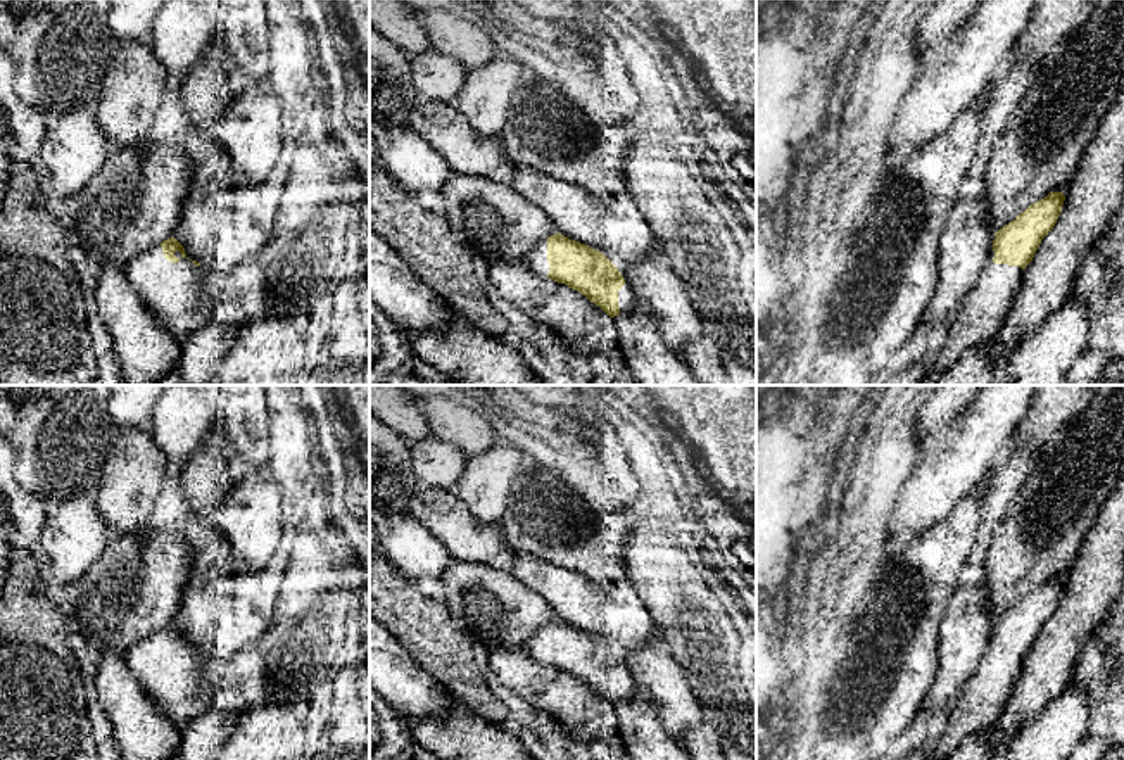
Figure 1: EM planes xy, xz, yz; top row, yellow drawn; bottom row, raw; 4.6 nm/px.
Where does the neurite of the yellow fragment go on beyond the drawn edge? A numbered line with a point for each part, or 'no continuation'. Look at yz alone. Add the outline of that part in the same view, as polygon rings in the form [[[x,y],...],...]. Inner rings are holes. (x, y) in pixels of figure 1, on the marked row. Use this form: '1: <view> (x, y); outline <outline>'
1: yz (983, 311); outline [[[989,252],[977,285],[962,307],[948,320],[948,340],[932,361],[924,385],[932,385],[969,349],[982,347],[996,337],[1022,285],[1024,269],[995,264]]]

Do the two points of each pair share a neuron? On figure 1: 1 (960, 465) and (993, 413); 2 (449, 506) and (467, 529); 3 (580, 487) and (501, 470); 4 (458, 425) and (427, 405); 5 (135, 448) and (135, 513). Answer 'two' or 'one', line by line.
1: one
2: one
3: two
4: one
5: one

